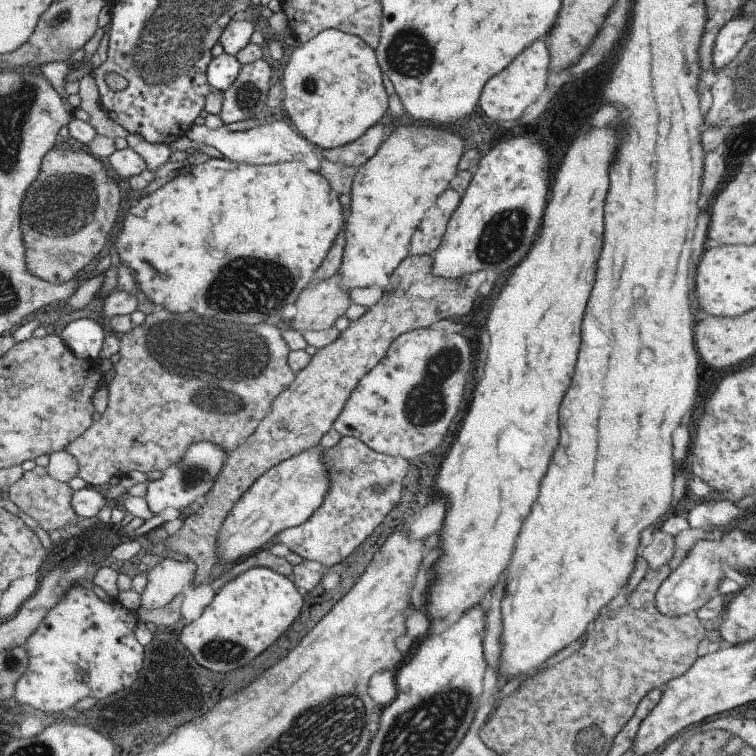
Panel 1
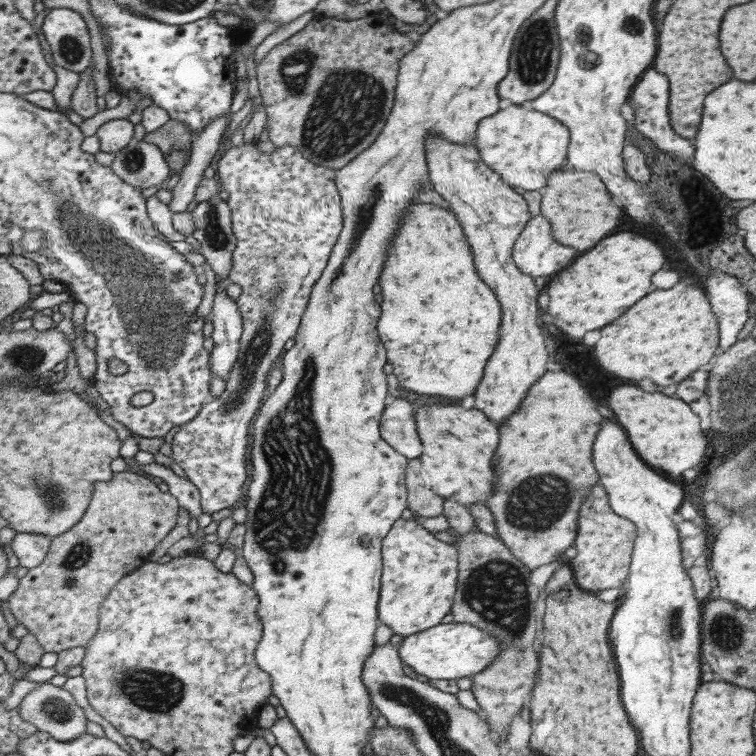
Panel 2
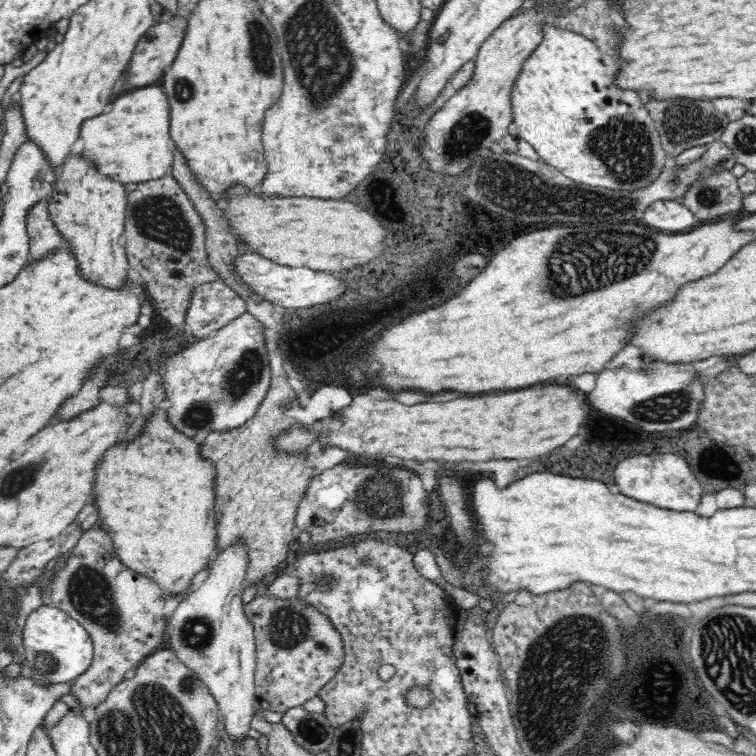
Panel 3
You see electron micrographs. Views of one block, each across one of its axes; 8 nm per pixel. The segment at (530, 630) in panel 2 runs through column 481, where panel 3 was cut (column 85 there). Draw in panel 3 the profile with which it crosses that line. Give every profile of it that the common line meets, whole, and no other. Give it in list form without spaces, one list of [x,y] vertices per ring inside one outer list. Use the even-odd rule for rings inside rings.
[[[92,528],[88,532],[82,532],[82,538],[68,552],[68,556],[62,560],[60,568],[56,568],[50,580],[50,600],[54,608],[64,610],[68,616],[78,620],[86,628],[94,644],[94,656],[92,656],[90,668],[82,676],[70,682],[70,694],[76,696],[76,702],[78,702],[78,706],[70,710],[80,712],[82,716],[88,710],[96,710],[108,698],[114,686],[118,686],[124,680],[126,670],[138,668],[146,658],[156,654],[156,650],[168,646],[170,622],[166,620],[164,610],[162,610],[166,602],[162,588],[152,578],[144,578],[136,574],[132,568],[124,566],[116,556],[110,534],[106,534],[102,528]]]

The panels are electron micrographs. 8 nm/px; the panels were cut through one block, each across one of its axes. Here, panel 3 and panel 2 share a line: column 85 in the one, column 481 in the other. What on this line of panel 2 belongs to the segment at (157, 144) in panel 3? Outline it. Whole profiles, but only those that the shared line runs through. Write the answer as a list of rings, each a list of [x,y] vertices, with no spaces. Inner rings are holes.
[[[521,106],[507,108],[479,122],[475,148],[483,162],[491,168],[491,172],[499,174],[509,186],[523,190],[539,190],[545,186],[551,172],[555,172],[565,160],[567,130],[567,126],[559,124],[547,114],[535,110],[527,112]]]

